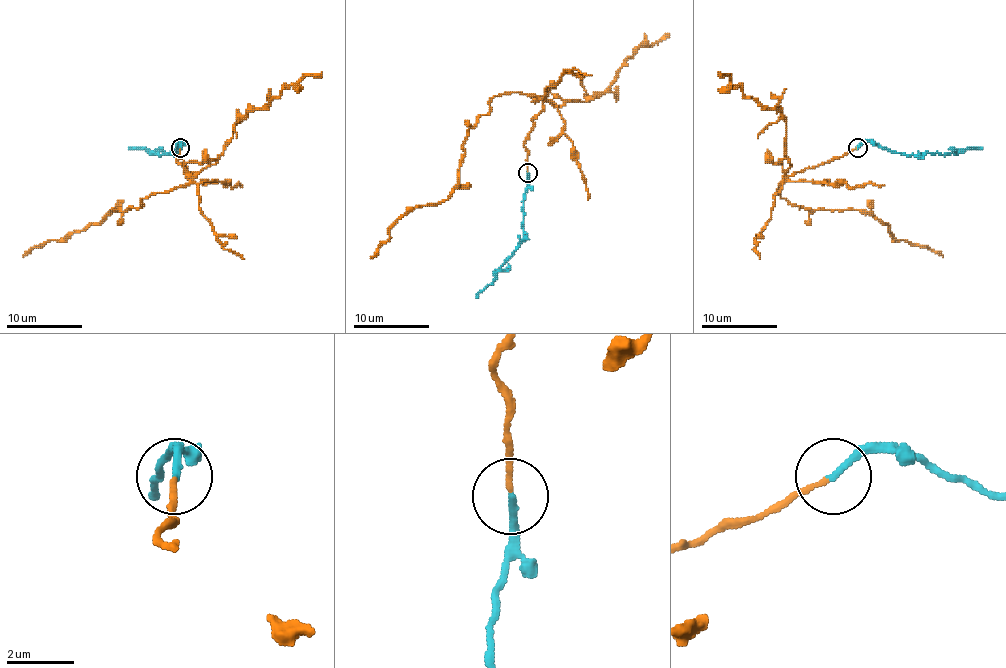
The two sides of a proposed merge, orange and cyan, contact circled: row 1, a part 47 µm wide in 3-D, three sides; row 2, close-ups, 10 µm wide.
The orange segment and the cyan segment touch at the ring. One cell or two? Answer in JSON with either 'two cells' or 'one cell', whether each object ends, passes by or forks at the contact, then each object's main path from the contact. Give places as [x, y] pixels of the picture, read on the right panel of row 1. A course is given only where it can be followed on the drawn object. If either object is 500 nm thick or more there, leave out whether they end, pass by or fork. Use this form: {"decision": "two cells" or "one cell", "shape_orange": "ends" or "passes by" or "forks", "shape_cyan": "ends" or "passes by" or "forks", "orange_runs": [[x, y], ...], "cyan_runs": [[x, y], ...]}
{"decision": "two cells", "shape_orange": "ends", "shape_cyan": "ends", "orange_runs": [[856, 147], [786, 175], [776, 189], [780, 196], [812, 211], [871, 211], [897, 240], [927, 245], [943, 257]], "cyan_runs": [[858, 147], [865, 141], [875, 141], [892, 151], [924, 157], [927, 153], [963, 153], [982, 147]]}

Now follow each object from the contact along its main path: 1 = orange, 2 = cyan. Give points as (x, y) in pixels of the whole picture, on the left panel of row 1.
1: (180, 147), (176, 160), (195, 175), (185, 185), (147, 196), (138, 208), (112, 209), (23, 257)
2: (180, 147), (180, 141), (176, 157), (172, 153), (147, 153), (129, 147)

